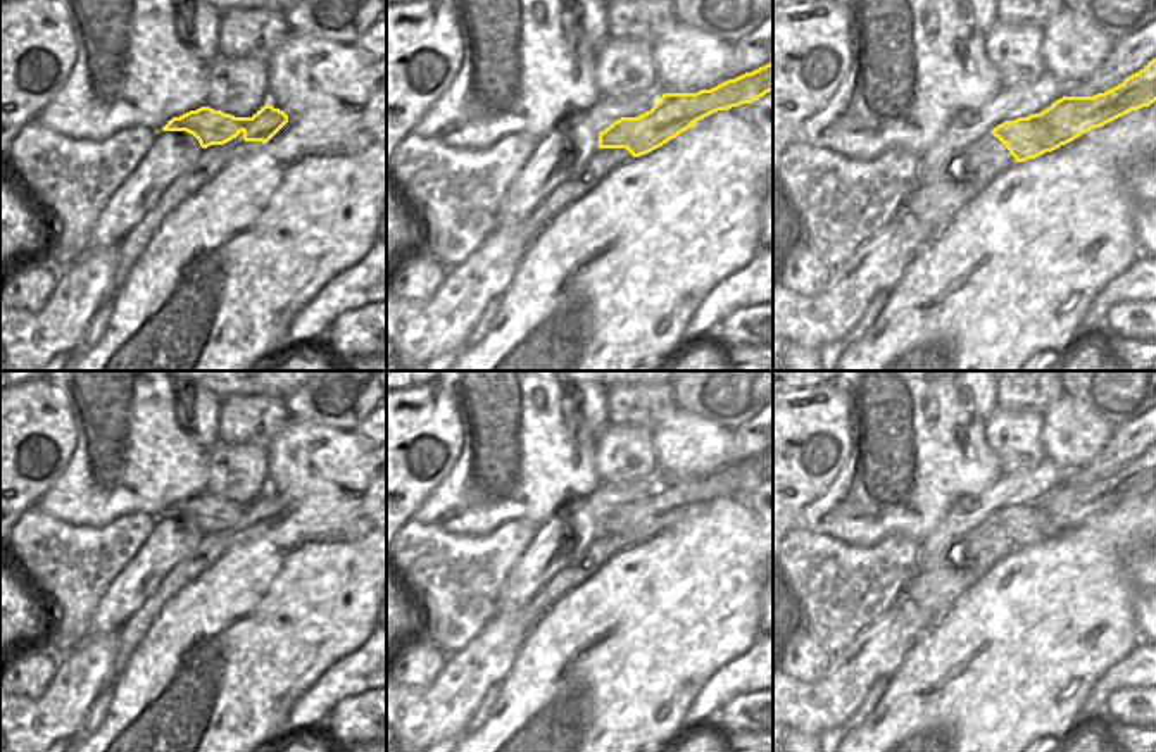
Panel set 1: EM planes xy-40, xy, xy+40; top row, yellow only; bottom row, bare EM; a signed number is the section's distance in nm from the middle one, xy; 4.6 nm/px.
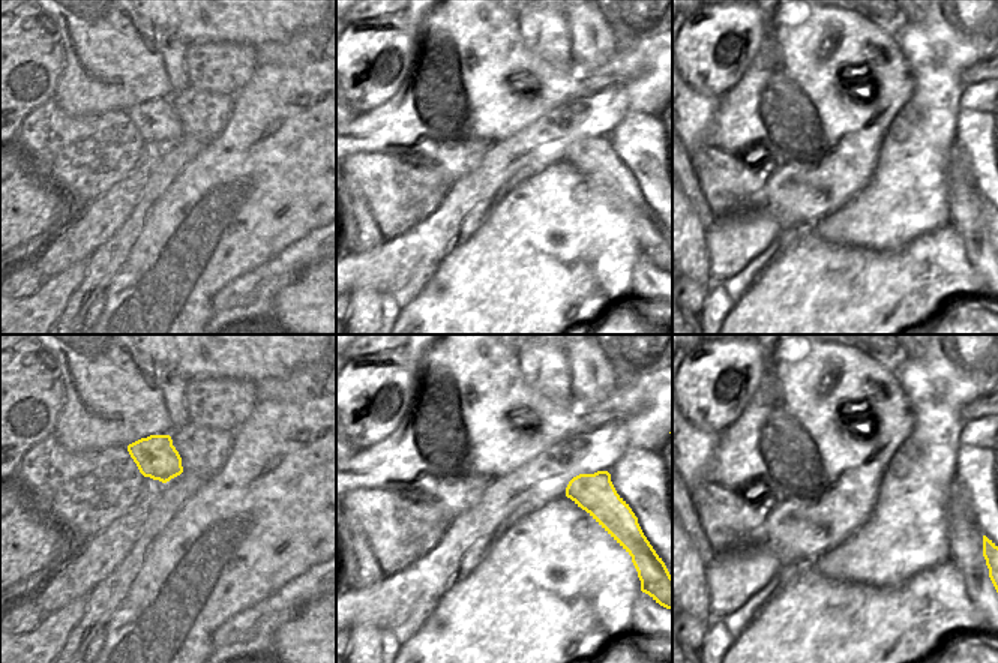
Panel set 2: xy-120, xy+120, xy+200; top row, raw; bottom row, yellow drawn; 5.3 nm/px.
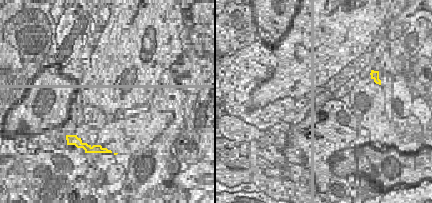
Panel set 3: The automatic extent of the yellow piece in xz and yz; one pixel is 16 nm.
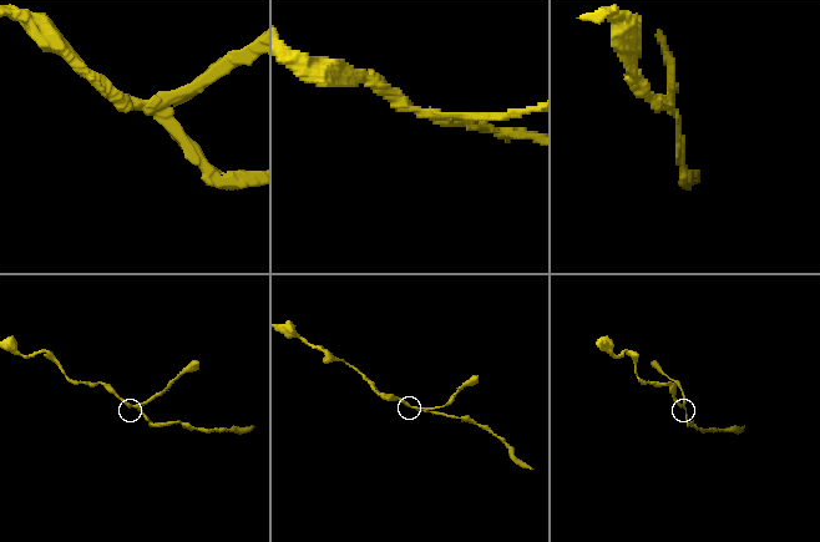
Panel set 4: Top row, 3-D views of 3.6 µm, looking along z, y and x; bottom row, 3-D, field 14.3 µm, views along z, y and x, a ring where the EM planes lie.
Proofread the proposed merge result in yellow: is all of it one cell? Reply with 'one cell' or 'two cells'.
two cells

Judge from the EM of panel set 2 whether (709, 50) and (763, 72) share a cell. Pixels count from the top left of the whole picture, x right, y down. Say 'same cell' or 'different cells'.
different cells

